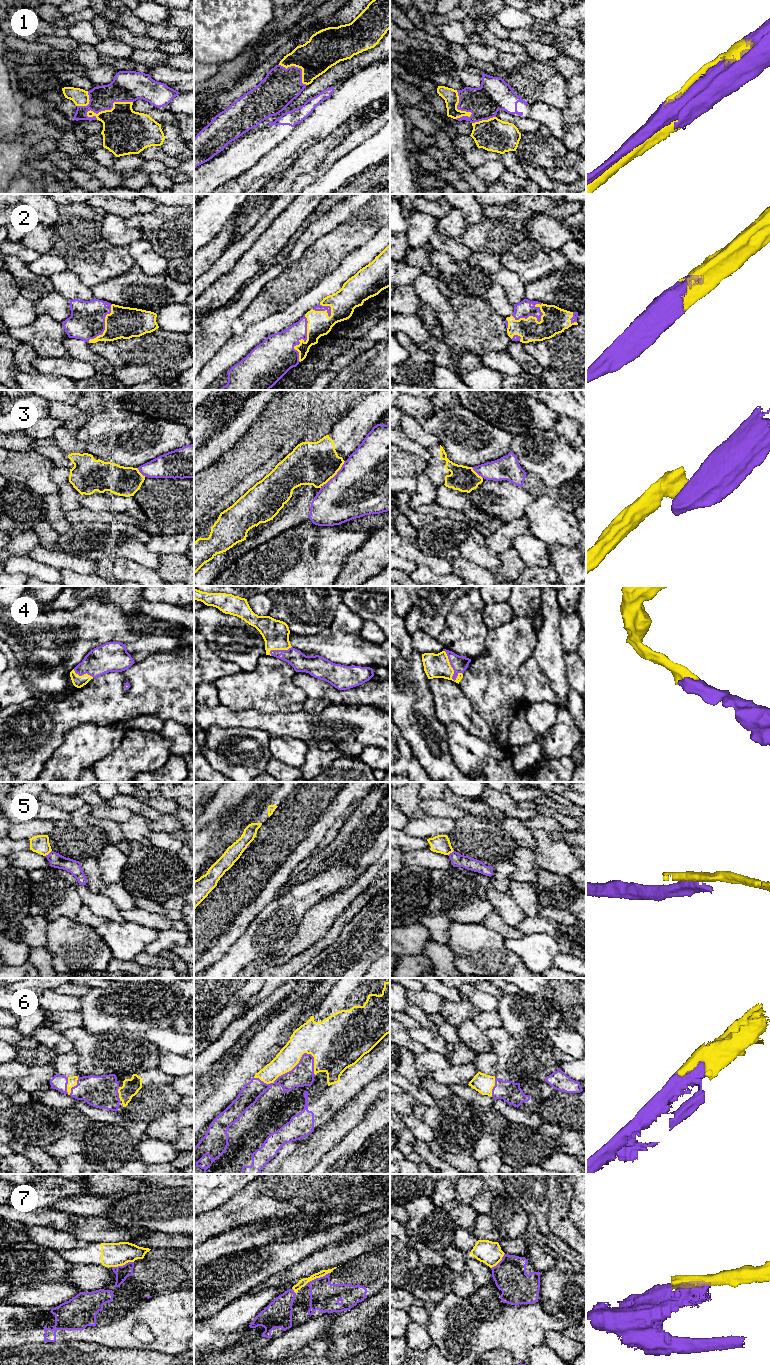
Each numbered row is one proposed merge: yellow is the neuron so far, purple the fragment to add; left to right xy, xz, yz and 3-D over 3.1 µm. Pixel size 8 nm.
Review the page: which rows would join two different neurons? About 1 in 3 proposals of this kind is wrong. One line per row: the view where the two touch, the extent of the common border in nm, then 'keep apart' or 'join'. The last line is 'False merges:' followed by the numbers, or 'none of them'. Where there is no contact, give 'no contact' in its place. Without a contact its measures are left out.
1: xy | 400 nm | keep apart
2: yz | 260 nm | join
3: xz | 300 nm | keep apart
4: yz | 260 nm | join
5: xy | 80 nm | keep apart
6: xz | 500 nm | join
7: xz | 240 nm | keep apart
False merges: 1, 3, 5, 7

